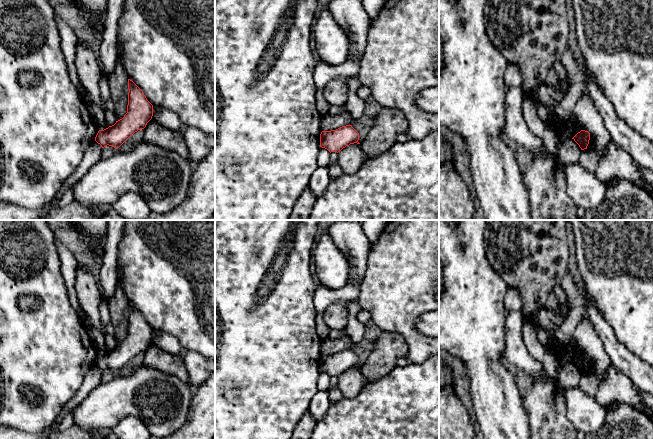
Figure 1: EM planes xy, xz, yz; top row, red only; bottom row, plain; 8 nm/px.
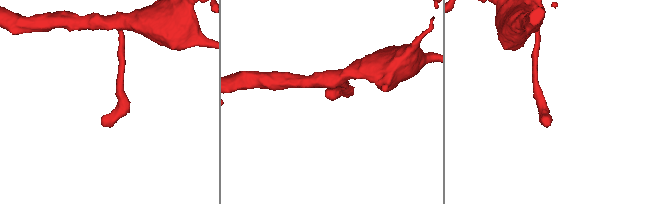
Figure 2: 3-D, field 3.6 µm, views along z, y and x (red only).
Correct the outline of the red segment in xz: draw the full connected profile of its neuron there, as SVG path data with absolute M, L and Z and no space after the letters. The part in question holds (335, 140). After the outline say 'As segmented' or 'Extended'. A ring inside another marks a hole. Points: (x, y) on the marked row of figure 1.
M352 125L342 126L336 130L322 131L320 134L320 147L331 152L339 152L350 144L360 144L359 133Z. As segmented

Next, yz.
M581 130L572 138L581 148L581 150L587 149L590 140L590 133L585 130Z. As segmented

